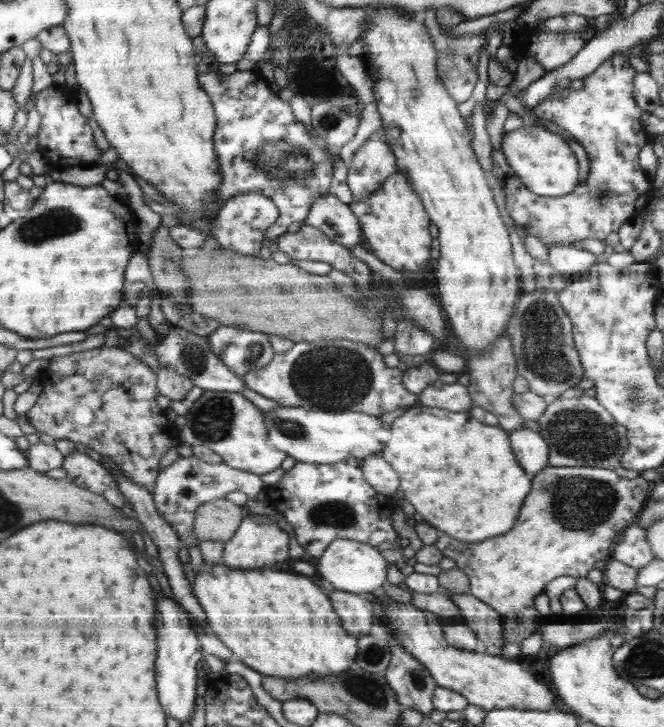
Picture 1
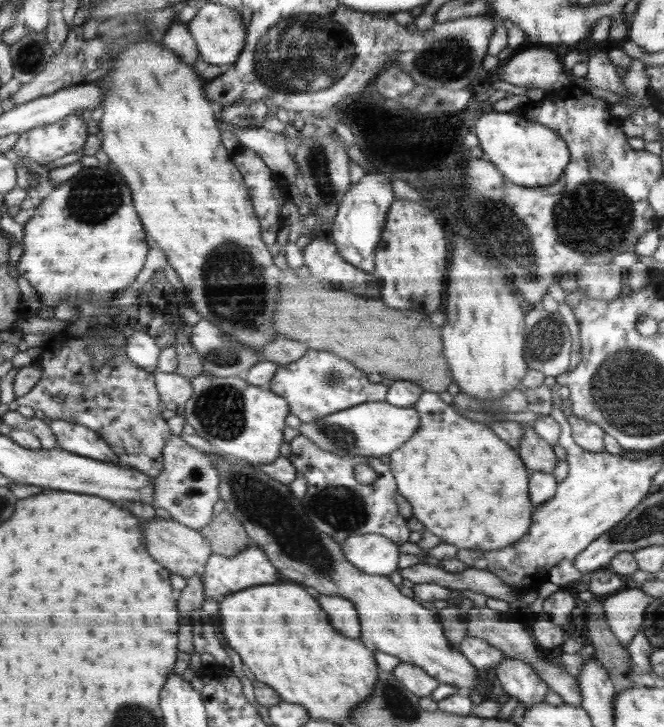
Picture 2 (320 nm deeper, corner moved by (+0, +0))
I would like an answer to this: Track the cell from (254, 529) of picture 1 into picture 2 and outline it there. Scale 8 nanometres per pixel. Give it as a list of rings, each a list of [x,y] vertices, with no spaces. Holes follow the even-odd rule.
[[[250,539],[249,546],[234,557],[212,554],[203,566],[201,583],[203,584],[204,596],[214,602],[220,602],[225,596],[262,584],[274,584],[278,581],[278,570],[269,556],[260,545],[253,544]]]

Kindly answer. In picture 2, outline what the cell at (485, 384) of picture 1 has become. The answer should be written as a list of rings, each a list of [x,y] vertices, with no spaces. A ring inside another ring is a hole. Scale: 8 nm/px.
[[[522,424],[523,436],[521,436],[518,452],[527,470],[532,472],[554,472],[557,458],[553,446],[540,438],[533,429],[532,424]]]

